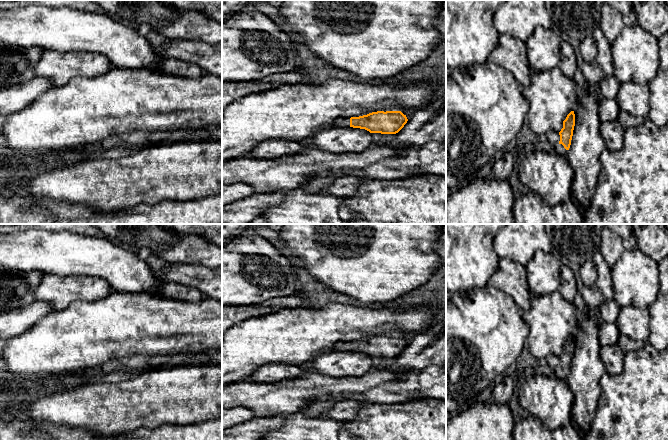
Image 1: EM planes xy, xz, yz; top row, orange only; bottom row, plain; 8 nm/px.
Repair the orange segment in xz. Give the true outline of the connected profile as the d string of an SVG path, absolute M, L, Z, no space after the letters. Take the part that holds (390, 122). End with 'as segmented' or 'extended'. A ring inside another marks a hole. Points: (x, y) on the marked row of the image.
M377 111L359 117L340 118L332 127L353 127L370 133L396 134L407 121L406 115L401 111Z; extended

